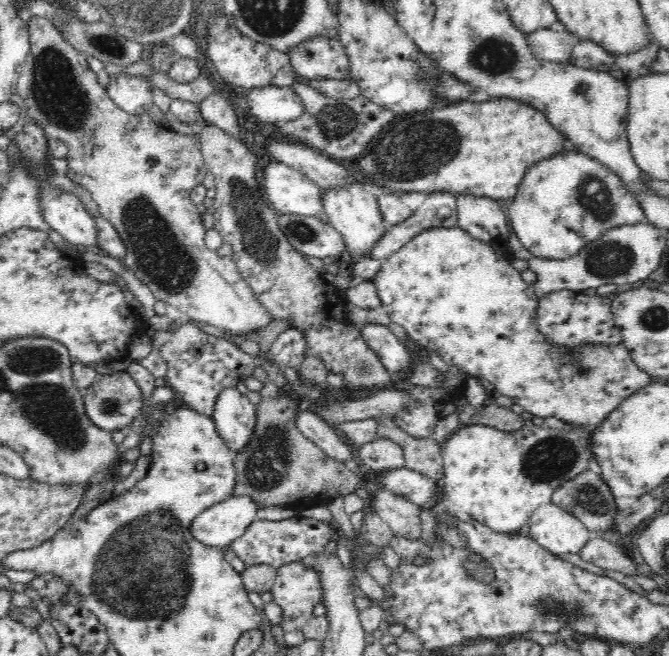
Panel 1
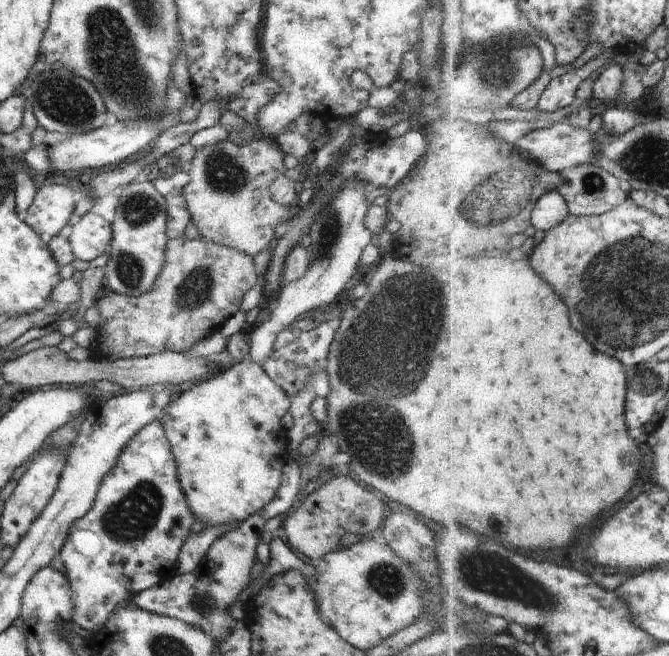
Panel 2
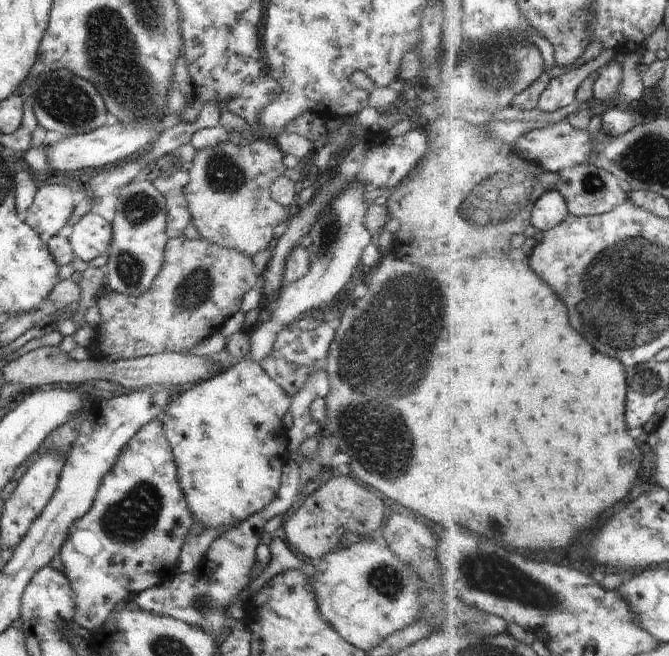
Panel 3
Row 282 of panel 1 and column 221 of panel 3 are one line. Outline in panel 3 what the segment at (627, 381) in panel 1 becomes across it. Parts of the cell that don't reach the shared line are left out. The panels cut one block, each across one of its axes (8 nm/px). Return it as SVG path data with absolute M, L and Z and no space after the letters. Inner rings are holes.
M252 359L238 362L234 366L228 367L226 371L222 371L218 376L194 384L188 389L180 391L180 395L178 395L178 392L174 394L168 404L166 416L161 418L160 421L163 424L164 436L170 443L176 463L177 481L179 482L180 490L184 495L185 503L188 505L188 510L194 521L202 524L206 529L220 529L221 527L228 527L245 521L249 516L262 510L272 502L272 499L278 494L277 490L281 483L282 467L289 458L285 440L286 428L282 422L282 416L289 411L291 400L292 398L289 397L289 394L264 372L260 364Z

